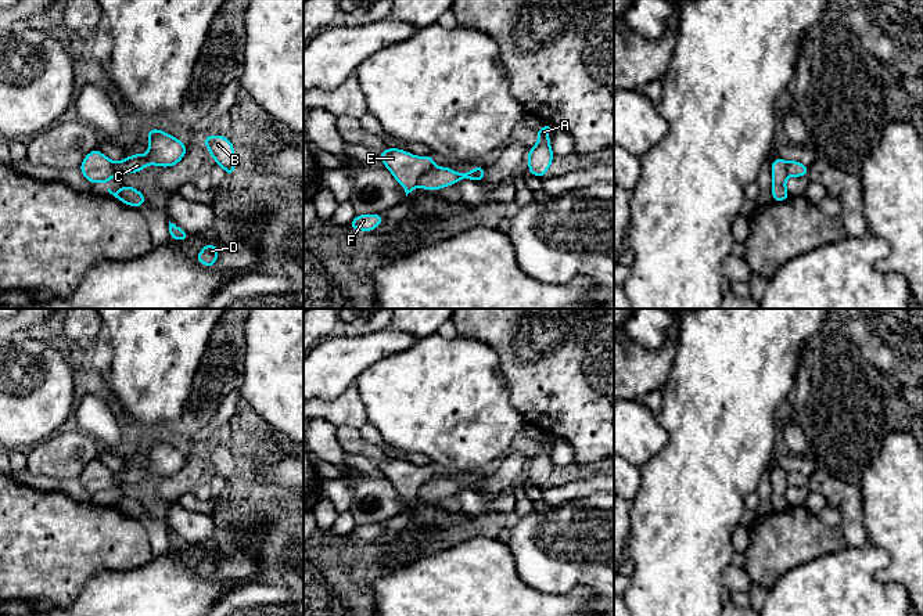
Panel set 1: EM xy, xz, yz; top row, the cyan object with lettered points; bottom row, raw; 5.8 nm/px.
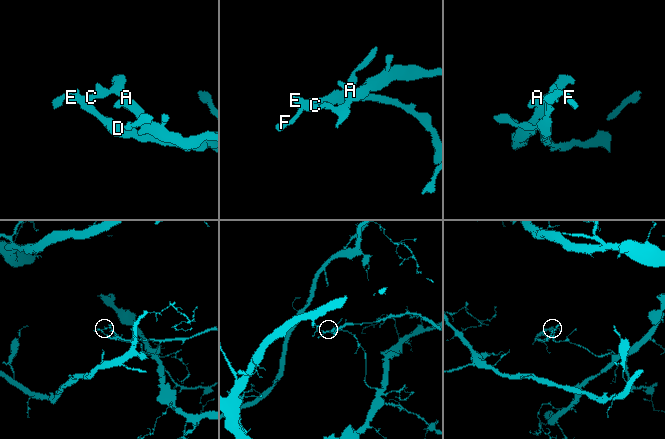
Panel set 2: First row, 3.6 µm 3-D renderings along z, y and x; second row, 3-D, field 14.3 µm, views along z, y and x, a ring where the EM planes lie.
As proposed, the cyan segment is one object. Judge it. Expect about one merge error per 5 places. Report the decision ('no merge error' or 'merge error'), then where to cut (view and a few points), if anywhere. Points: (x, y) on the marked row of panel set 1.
merge error; cut in xz along (434, 166), (419, 177), (416, 186)

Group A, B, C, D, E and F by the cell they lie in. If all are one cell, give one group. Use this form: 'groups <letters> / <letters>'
groups A B C / D E F

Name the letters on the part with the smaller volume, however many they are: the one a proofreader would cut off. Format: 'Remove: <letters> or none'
Remove: A, B, C

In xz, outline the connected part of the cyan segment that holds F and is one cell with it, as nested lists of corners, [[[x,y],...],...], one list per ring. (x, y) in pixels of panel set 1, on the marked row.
[[[381,213],[377,215],[356,215],[355,219],[348,224],[351,230],[360,231],[374,231],[381,223],[384,217]]]

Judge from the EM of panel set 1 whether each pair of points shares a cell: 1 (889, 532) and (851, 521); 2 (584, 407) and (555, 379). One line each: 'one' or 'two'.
1: two
2: one

